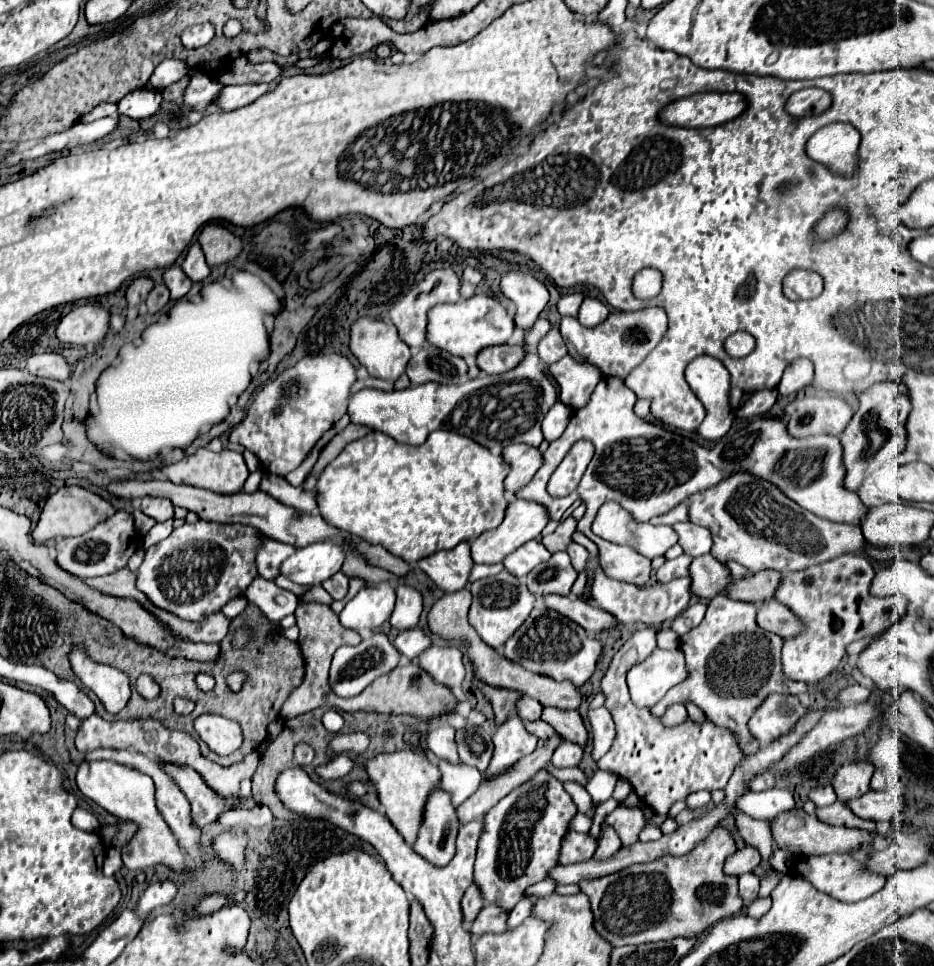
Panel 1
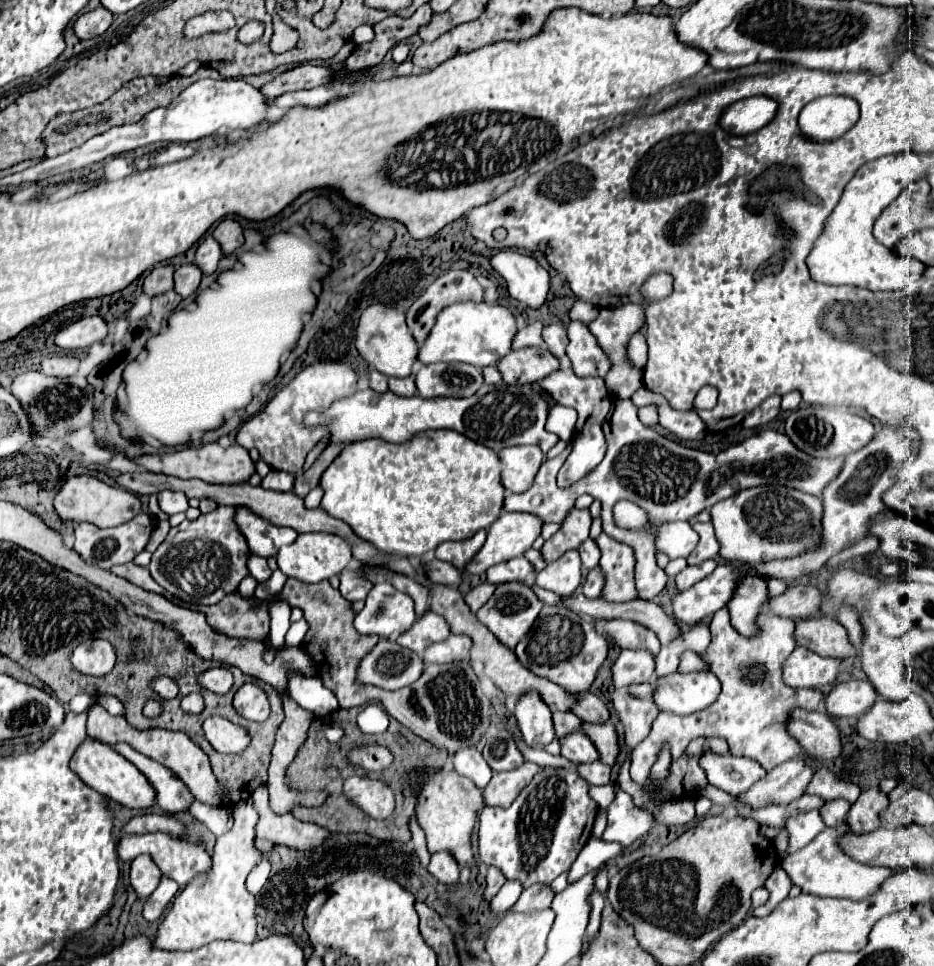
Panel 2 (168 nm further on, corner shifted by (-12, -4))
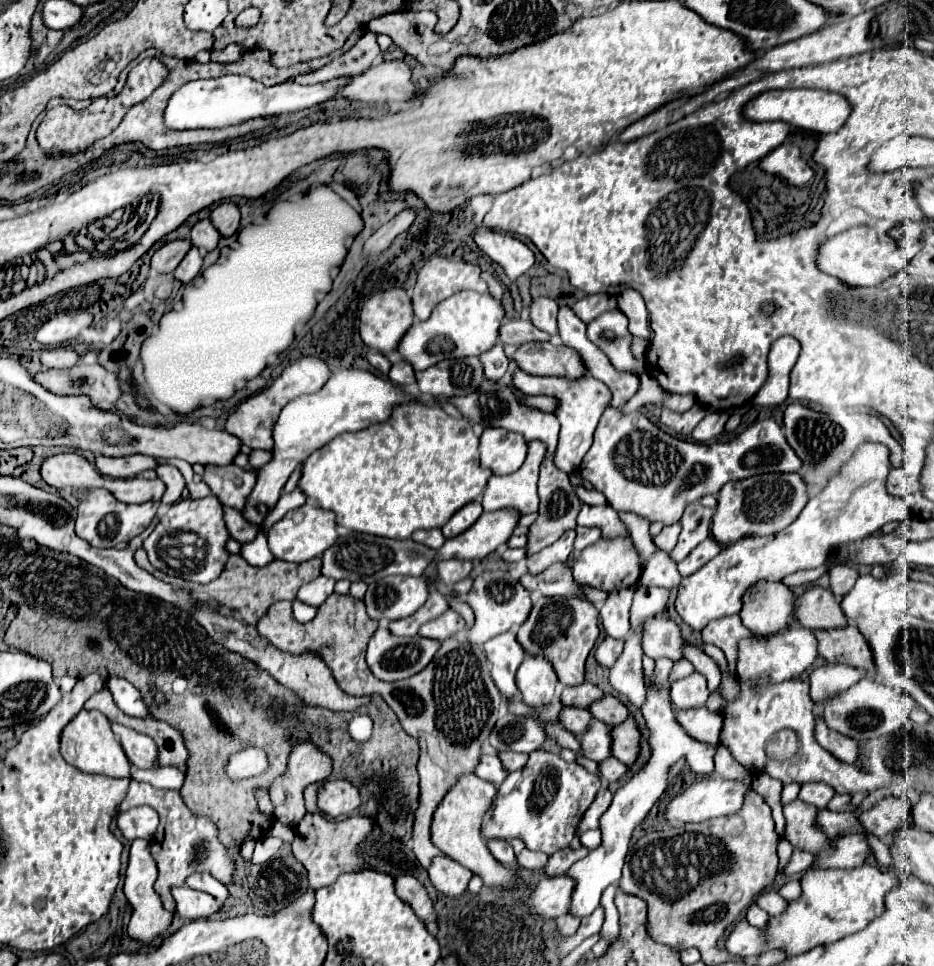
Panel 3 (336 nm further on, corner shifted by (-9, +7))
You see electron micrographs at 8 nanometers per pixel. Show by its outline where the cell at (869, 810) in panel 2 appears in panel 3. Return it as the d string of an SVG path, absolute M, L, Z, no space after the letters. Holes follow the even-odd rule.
M887 796L883 800L879 800L873 808L861 812L857 818L861 820L861 826L869 834L873 834L877 838L885 838L905 824L907 812L909 812L909 806L905 804L905 800Z

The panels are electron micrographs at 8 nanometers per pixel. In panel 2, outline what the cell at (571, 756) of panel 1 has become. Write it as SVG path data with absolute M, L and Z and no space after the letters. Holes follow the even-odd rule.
M600 761L578 765L578 773L580 773L580 777L588 779L588 783L592 783L592 785L608 785L610 783L610 767Z

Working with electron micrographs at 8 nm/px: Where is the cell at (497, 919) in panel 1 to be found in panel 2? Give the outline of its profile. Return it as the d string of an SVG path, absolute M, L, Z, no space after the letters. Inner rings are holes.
M534 883L528 889L522 891L520 899L516 901L516 905L510 911L534 911L534 909L544 909L550 907L552 899L554 899L554 891L550 885L544 883Z

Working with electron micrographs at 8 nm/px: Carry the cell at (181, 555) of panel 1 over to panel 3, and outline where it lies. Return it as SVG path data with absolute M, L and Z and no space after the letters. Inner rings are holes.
M209 494L201 500L179 500L169 512L159 520L157 528L143 542L143 548L149 556L149 562L161 570L183 580L209 584L213 582L225 568L225 560L229 558L227 550L229 532L223 522L223 506L221 502Z

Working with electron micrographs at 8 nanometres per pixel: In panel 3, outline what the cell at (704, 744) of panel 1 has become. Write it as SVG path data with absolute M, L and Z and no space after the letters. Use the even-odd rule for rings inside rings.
M605 636L605 640L599 644L599 648L597 648L597 652L595 652L597 662L599 662L601 666L605 666L605 668L611 668L611 666L617 662L617 658L621 656L621 648L623 648L623 646L625 646L623 640Z

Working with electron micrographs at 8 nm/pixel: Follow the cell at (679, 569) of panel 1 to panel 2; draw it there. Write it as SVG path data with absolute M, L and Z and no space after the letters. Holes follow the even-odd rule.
M708 559L708 561L704 561L704 563L700 563L700 565L688 565L680 575L676 575L676 587L678 587L678 591L686 591L686 589L690 589L694 583L698 583L700 579L704 579L706 575L710 575L714 569L716 569L716 561L714 559Z

